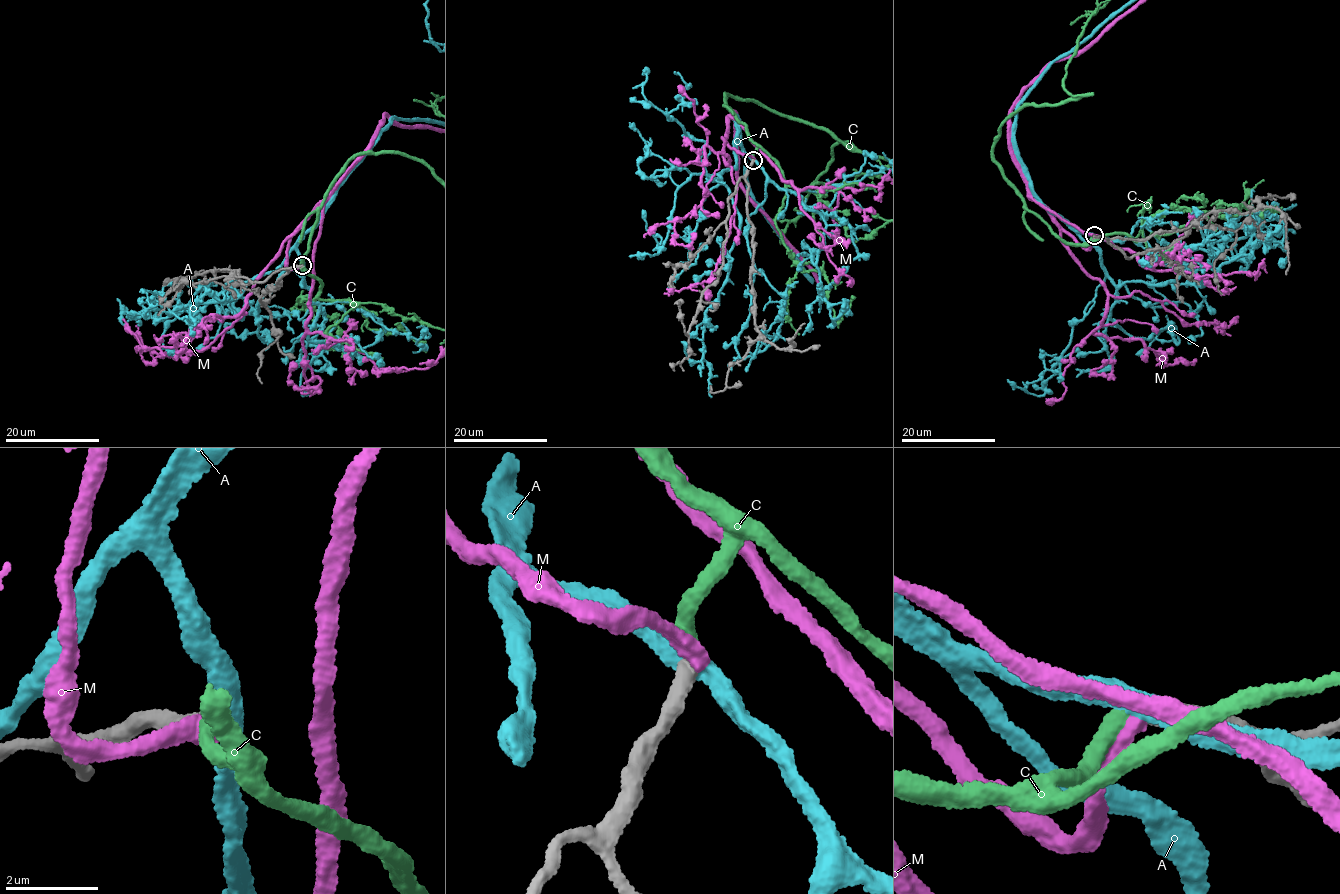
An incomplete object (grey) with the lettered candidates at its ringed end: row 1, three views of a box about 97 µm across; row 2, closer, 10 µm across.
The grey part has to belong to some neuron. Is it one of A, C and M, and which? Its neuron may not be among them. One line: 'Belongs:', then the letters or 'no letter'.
Belongs: C

